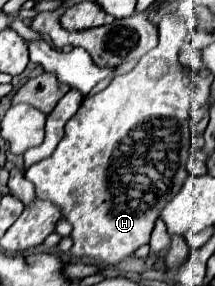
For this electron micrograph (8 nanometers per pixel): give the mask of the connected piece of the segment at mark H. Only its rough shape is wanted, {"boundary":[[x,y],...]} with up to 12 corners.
{"boundary":[[192,26],[84,96],[26,178],[72,260],[150,240],[188,178]]}

